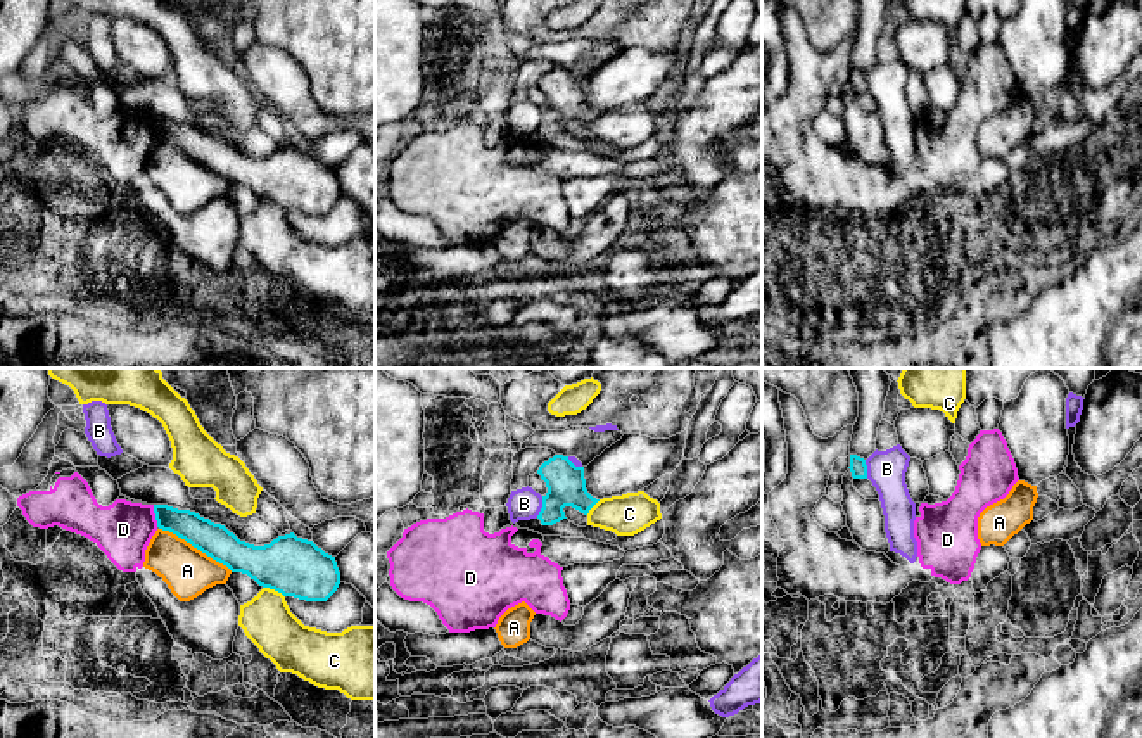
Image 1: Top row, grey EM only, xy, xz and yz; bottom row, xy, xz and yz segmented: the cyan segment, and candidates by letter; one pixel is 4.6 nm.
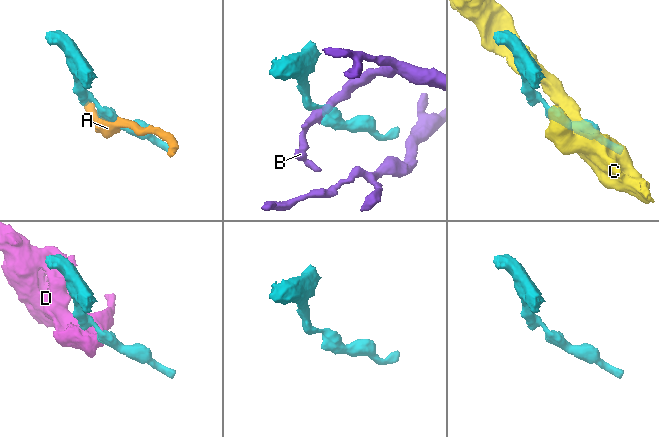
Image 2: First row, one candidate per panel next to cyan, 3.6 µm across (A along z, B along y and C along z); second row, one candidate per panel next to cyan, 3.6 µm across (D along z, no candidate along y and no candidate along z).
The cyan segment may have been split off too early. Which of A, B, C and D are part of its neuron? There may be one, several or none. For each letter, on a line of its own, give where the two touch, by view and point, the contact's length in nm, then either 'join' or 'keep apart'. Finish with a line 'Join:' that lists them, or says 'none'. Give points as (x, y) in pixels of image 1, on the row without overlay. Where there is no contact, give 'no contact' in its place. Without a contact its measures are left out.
A: contact xy (196, 159); length 400 nm; keep apart
B: contact xz (543, 120); length 100 nm; keep apart
C: contact xy (273, 201); length 120 nm; keep apart
D: contact xy (156, 128); length 110 nm; keep apart
Join: none

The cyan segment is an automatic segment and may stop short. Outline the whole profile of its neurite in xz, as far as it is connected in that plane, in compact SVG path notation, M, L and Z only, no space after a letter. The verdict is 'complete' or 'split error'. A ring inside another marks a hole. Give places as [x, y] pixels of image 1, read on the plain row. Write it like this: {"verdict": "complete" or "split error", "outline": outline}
{"verdict": "complete", "outline": "M555 67L539 80L537 86L548 100L537 128L542 138L553 138L567 131L565 119L572 119L587 128L600 114L586 102L584 80L575 80L568 69Z"}

